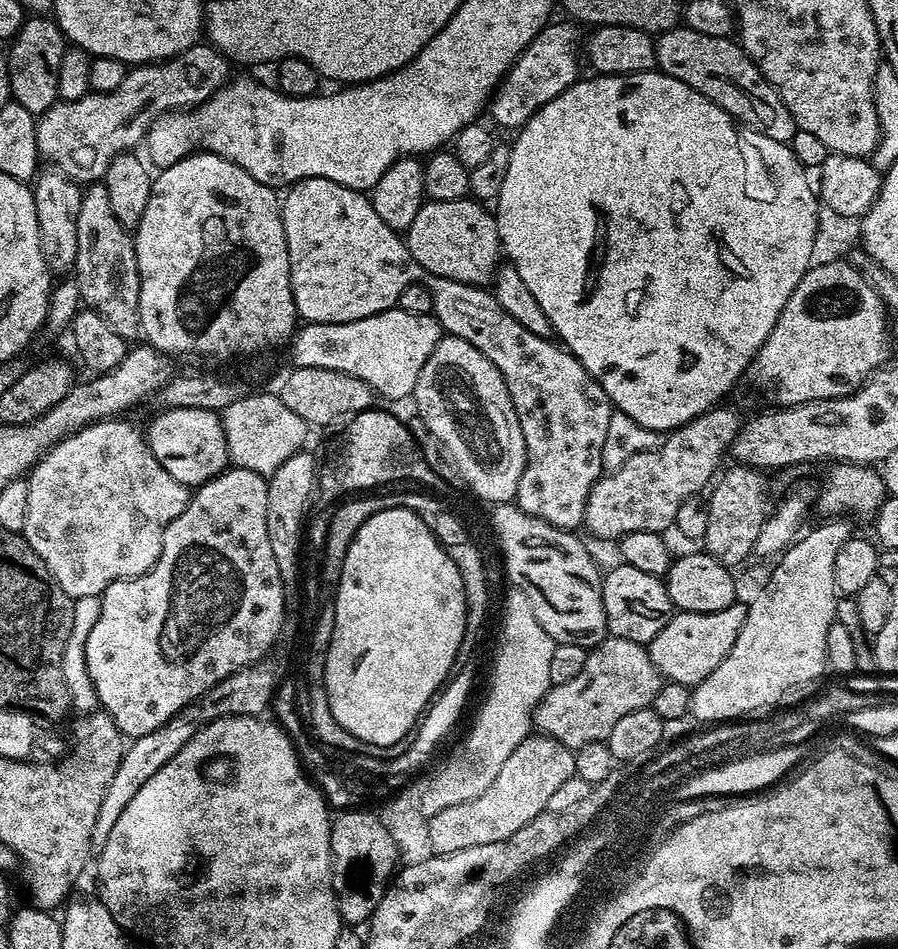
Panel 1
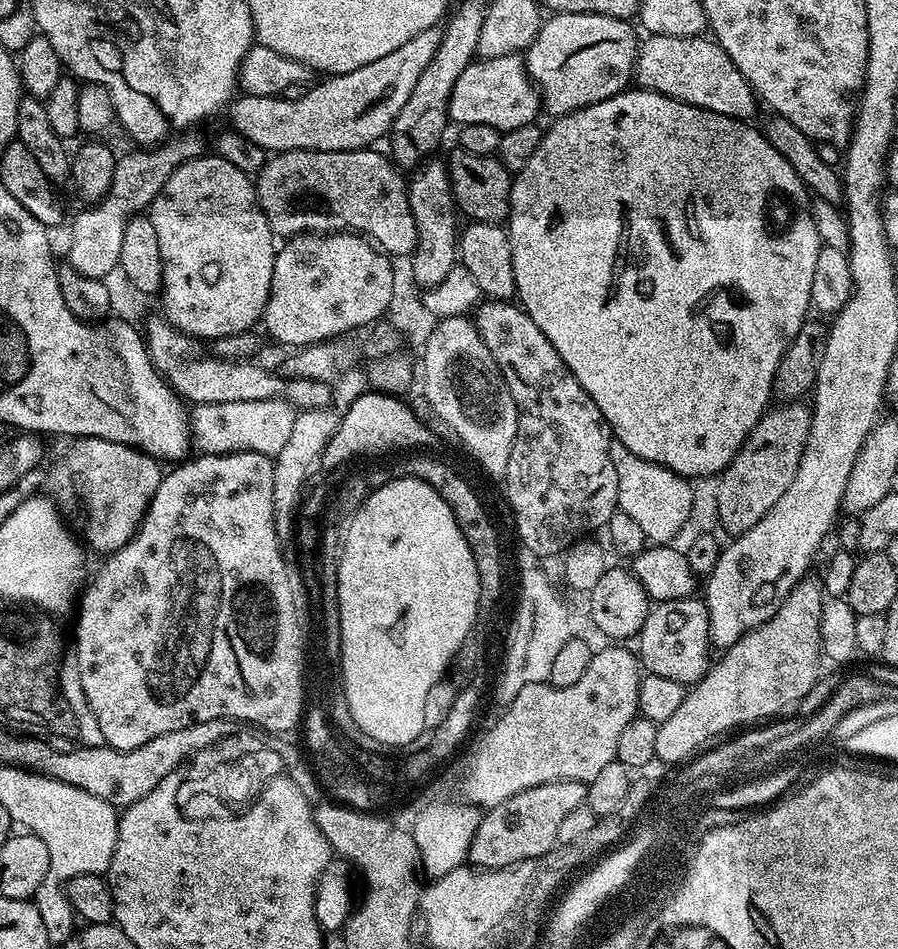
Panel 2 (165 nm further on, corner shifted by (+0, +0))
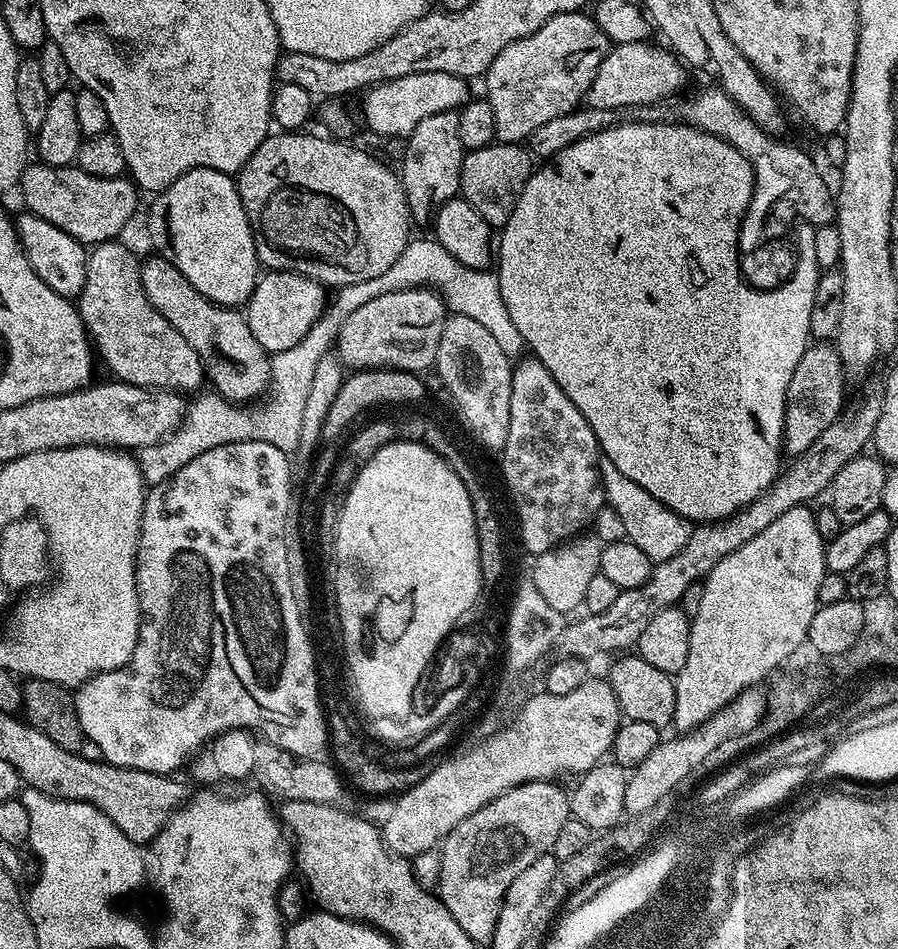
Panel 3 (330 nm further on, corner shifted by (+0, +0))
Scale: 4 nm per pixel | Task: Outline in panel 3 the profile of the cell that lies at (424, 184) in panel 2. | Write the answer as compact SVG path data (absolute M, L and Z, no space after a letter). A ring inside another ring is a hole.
M455 111L442 114L430 114L430 118L422 118L418 126L406 137L404 148L404 165L398 168L400 181L404 183L404 193L410 198L416 196L440 196L452 198L460 191L460 171L464 161L465 148L458 138L458 115Z

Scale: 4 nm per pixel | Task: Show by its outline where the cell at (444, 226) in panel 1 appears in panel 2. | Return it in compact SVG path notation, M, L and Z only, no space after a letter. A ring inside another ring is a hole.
M371 147L359 148L358 150L346 150L345 152L307 152L306 150L290 150L289 152L277 152L265 159L263 168L255 177L256 199L260 201L260 209L266 214L273 233L280 238L303 236L305 232L343 232L345 230L363 234L371 240L381 252L392 258L402 255L411 256L416 250L416 223L414 214L410 214L410 202L408 201L408 185L403 171L387 155L380 152L372 152Z

